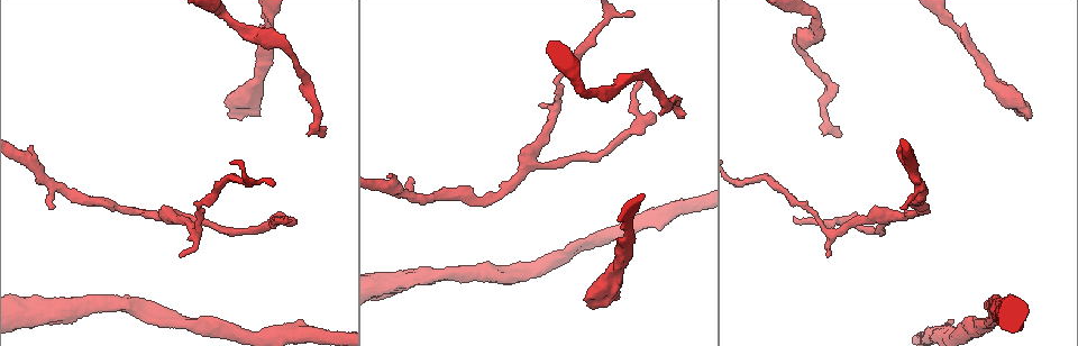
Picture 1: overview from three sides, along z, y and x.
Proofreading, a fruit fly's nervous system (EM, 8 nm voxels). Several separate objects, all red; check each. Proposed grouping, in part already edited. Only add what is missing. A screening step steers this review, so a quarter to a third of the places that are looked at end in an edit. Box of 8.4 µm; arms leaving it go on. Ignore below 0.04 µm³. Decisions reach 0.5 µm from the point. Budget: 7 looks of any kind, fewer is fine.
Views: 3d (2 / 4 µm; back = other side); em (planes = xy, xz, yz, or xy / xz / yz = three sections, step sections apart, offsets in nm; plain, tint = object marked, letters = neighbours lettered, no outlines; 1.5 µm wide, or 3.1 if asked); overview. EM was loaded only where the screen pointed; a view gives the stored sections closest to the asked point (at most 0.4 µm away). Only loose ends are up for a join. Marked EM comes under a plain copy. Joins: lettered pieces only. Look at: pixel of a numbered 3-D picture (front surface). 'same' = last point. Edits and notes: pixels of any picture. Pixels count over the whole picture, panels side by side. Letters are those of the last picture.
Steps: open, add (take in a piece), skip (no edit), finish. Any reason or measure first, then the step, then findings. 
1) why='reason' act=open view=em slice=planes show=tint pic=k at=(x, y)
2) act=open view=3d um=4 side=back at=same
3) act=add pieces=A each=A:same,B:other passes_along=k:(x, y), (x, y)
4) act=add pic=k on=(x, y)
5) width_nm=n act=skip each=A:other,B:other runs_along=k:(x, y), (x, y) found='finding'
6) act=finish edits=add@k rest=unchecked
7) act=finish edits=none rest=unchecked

why='free end' act=open view=em slice=xy step=8 show=letters pic=1 at=(54, 206)

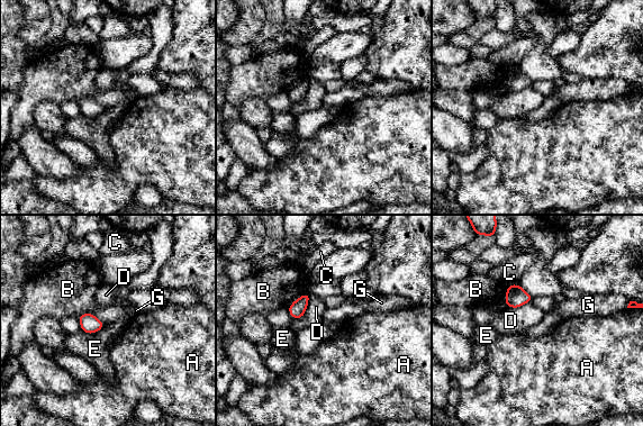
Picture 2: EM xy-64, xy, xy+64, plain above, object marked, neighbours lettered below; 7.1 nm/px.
act=open view=em slice=planes show=letters at=same

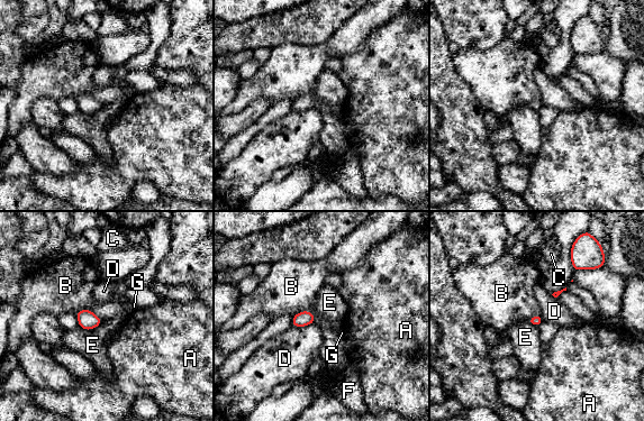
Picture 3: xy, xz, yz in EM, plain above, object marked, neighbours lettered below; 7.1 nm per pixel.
act=skip each=A:other,B:other,C:other,D:other,E:other,F:other,G:other border=3:(292, 317), (310, 311), (315, 322) found='none of them fits'

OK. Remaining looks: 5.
why='an open end' act=open view=3d um=4 pic=1 at=(793, 218)

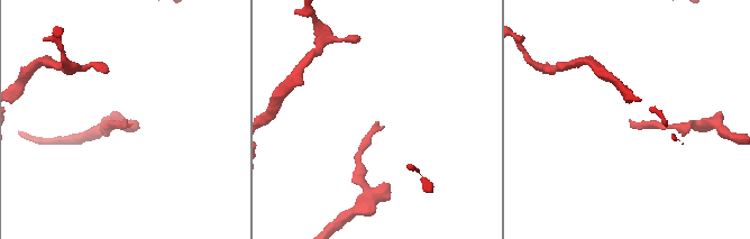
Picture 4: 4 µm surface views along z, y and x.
why='shape alone is not enough' act=open view=em slice=xz step=8 show=tint pic=4 at=(375, 122)

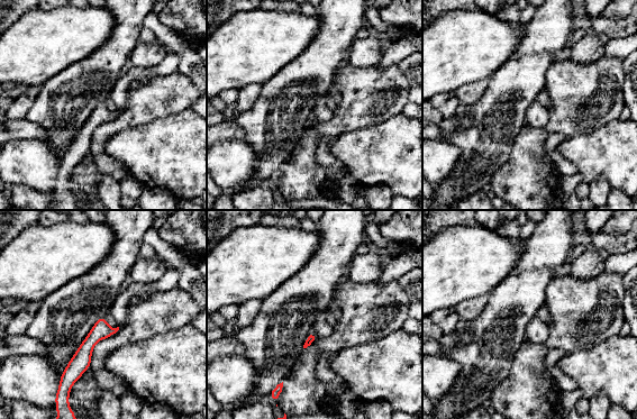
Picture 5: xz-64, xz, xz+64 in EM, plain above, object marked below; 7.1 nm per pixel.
act=open view=em slice=planes show=letters at=same

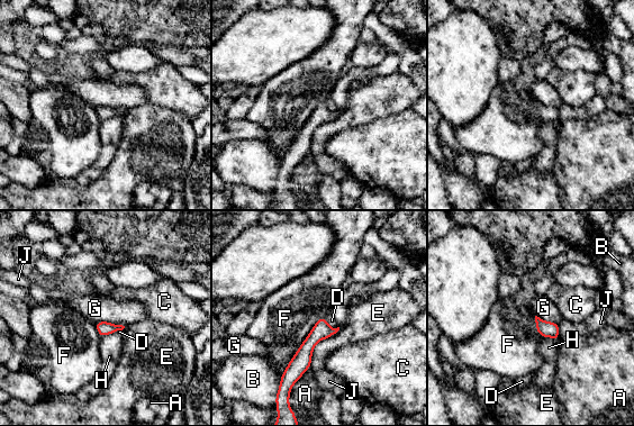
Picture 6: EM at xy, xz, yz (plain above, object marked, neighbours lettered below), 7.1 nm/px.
width_nm=100 act=skip each=A:other,B:other,C:other,D:other,E:other,F:other,G:other,H:other,J:other runs_along=6:(323, 320), (302, 359), (286, 375) found='none of them fits'

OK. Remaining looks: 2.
why='branch stops here' act=open view=em slice=xy step=8 show=tint pic=1 at=(230, 118)

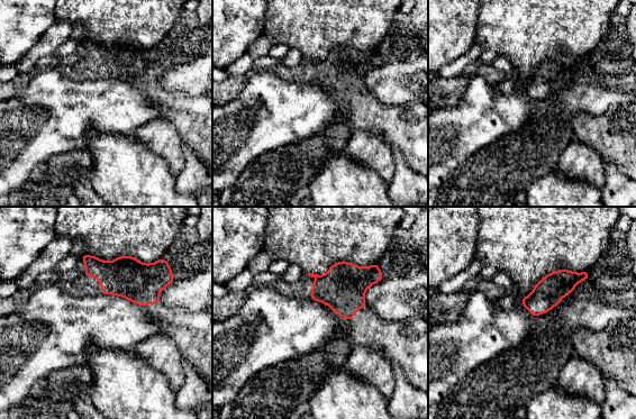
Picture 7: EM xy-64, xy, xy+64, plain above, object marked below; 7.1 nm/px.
act=open view=em slice=planes show=letters at=same

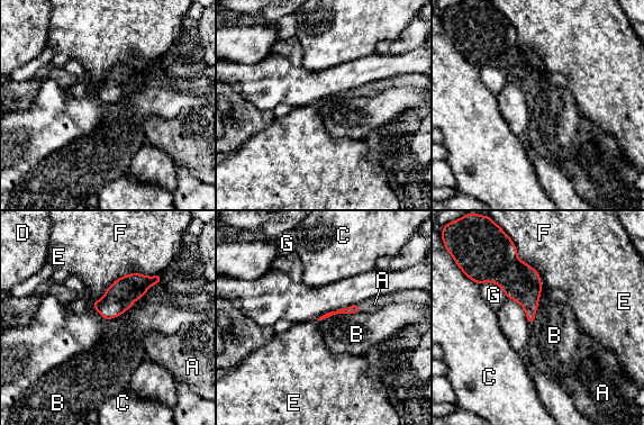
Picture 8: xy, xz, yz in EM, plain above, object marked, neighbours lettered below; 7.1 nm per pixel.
act=add pieces=A each=A:same,B:other,C:other,D:other,E:other,F:other,G:other passes_along=8:(354, 308), (359, 308), (374, 304) found='it goes on there'

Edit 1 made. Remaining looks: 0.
act=finish edits=add@8 rest=unchecked

